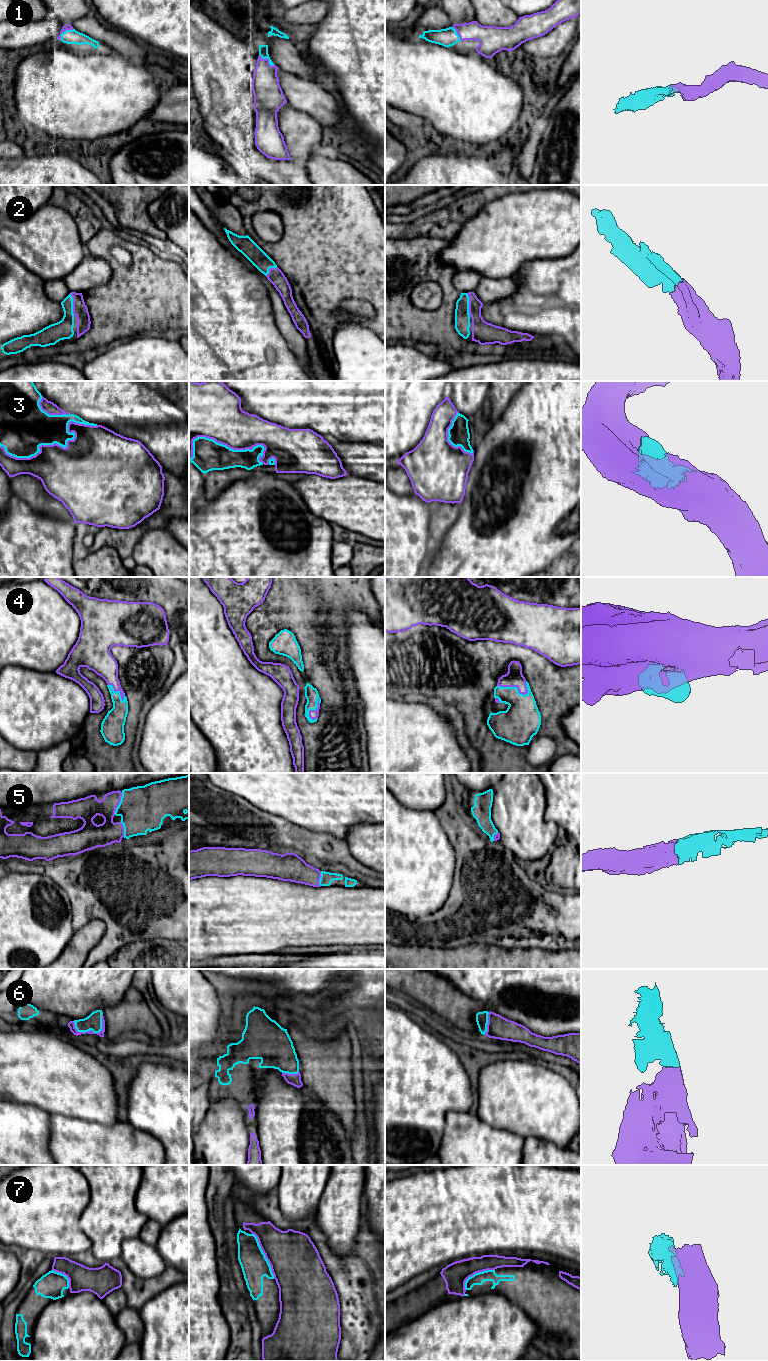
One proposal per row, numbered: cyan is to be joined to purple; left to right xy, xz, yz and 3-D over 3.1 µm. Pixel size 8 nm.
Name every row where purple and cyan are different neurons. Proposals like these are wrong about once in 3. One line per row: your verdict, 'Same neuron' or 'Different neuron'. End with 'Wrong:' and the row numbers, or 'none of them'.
1: Same neuron
2: Same neuron
3: Same neuron
4: Same neuron
5: Same neuron
6: Same neuron
7: Different neuron
Wrong: 7

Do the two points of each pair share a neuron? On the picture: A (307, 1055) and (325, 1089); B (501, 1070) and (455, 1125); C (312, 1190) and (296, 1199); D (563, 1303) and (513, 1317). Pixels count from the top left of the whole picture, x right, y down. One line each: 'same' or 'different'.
A: same
B: different
C: same
D: different

